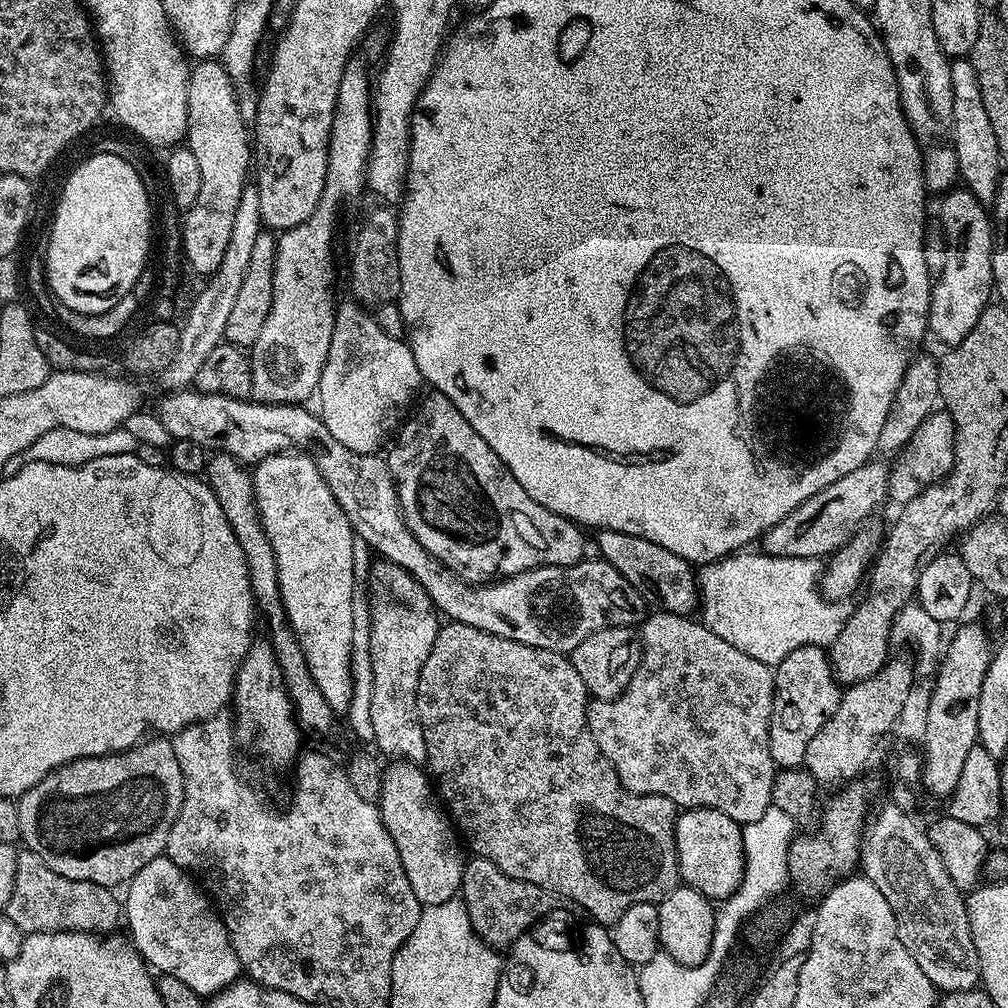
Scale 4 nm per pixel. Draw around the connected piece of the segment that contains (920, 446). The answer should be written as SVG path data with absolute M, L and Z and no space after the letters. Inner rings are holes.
M943 410L931 412L899 453L900 461L896 465L893 463L888 469L888 500L896 503L896 506L903 506L918 498L918 494L922 494L922 490L926 490L931 484L940 483L952 469L955 453L954 418L950 418L950 414Z

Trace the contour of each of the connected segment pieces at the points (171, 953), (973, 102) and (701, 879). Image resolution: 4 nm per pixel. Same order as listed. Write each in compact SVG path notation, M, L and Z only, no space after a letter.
M168 855L154 858L154 862L142 866L142 870L138 870L138 874L134 874L134 878L128 881L126 891L128 897L125 900L123 897L122 900L122 916L126 924L128 920L127 935L130 943L145 964L157 973L179 978L186 982L186 986L190 986L190 990L194 990L194 994L205 998L213 997L241 979L242 969L238 954L234 954L234 946L228 937L228 927L224 925L219 911L210 903L201 885L185 869L179 868Z
M956 58L951 61L951 65L950 86L954 90L954 114L950 143L956 151L963 187L972 192L981 204L988 206L998 190L998 178L1002 174L998 139L994 138L990 118L986 115L986 106L982 102L982 86L978 86L978 74L974 74L971 59Z
M685 808L676 818L676 857L680 867L681 881L687 887L698 890L707 900L723 902L729 900L738 890L744 877L744 843L743 827L734 822L734 818L726 818L722 810L713 808Z

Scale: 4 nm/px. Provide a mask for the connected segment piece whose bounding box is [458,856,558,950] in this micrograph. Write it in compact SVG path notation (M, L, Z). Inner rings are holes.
M476 856L469 859L462 870L459 899L466 906L466 914L470 914L472 931L490 948L507 950L512 947L524 932L529 932L539 920L557 907L555 895L542 886L534 886L534 882L522 882L522 878L510 878L494 862Z

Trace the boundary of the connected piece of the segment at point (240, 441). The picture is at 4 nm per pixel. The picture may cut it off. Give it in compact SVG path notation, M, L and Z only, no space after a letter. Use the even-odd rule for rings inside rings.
M168 390L163 393L160 405L154 408L156 417L166 426L169 437L173 441L185 440L198 442L206 450L216 454L233 456L245 466L255 466L261 460L276 452L291 452L293 450L304 453L318 466L326 486L330 486L330 494L342 506L346 518L350 522L353 533L360 536L373 548L377 557L383 558L402 566L424 588L424 592L432 599L432 606L441 617L449 621L474 626L483 632L489 632L502 638L510 638L510 642L522 642L526 646L534 646L542 650L554 650L570 654L578 646L578 642L586 642L590 634L598 630L606 630L614 626L631 628L639 625L645 619L644 600L641 589L636 588L610 562L599 558L585 558L571 568L562 566L542 566L519 572L513 576L506 576L486 584L470 584L457 576L450 568L446 568L438 558L434 558L414 538L414 534L406 526L404 515L400 509L400 499L394 478L388 469L387 459L380 454L358 454L342 446L330 430L326 430L323 420L315 411L312 412L304 404L261 404L259 400L239 400L233 396L210 394L195 390Z

